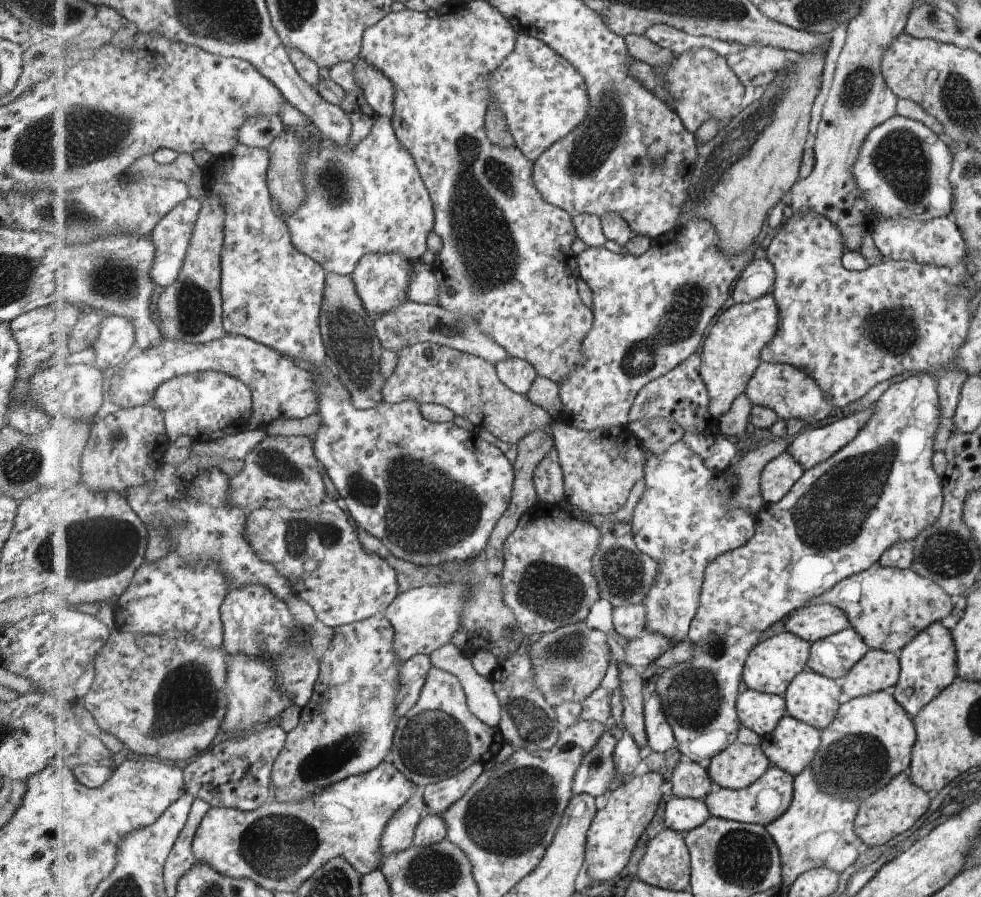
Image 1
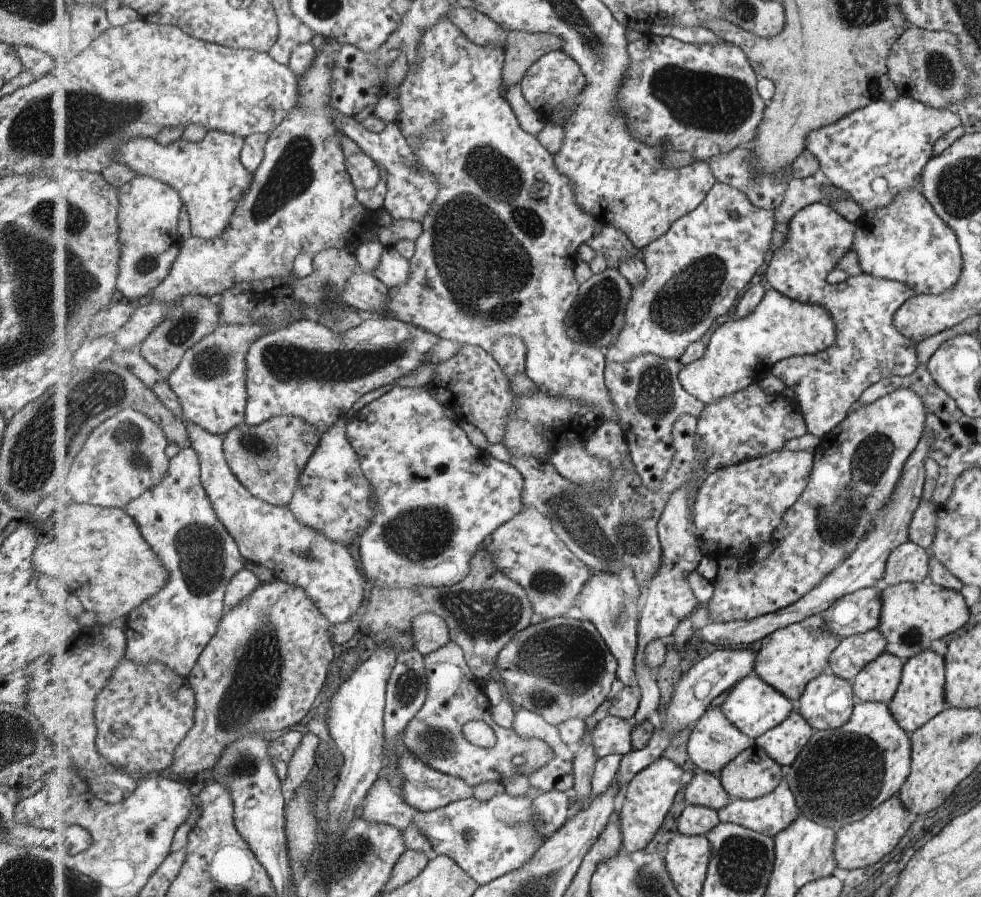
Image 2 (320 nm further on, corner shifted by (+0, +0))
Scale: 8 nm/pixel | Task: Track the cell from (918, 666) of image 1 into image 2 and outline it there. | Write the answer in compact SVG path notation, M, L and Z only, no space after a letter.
M927 649L907 659L904 663L901 682L897 694L890 702L890 709L894 713L895 720L898 720L899 728L910 735L913 731L917 731L922 724L933 719L935 715L947 708L945 701L945 660Z

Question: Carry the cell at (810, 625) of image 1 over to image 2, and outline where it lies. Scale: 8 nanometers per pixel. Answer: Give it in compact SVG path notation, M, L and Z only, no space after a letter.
M883 584L865 587L834 602L825 612L830 629L841 638L877 629L882 622Z

